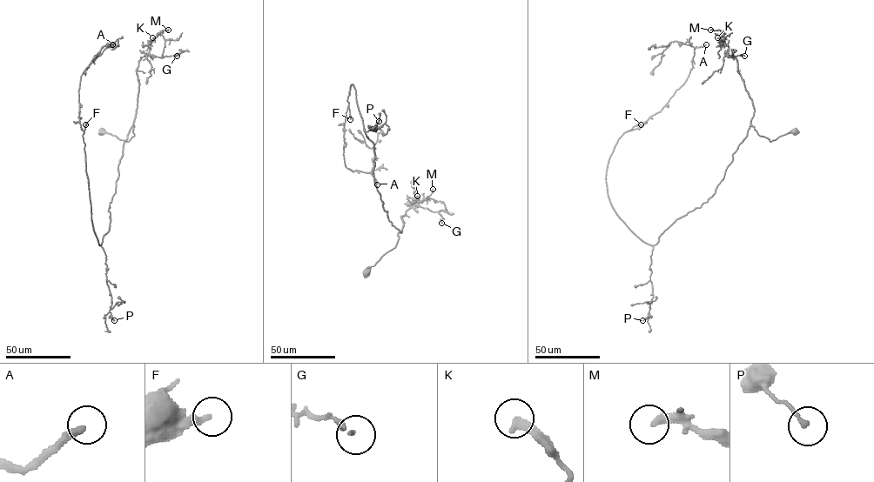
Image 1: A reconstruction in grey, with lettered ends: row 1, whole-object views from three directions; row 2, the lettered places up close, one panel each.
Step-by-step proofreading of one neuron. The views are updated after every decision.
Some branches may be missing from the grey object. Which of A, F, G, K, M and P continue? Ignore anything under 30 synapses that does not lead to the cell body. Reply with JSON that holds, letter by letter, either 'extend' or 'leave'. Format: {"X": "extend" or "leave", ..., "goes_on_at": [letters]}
{"A": "extend", "F": "leave", "G": "leave", "K": "leave", "M": "leave", "P": "leave", "goes_on_at": ["A"]}

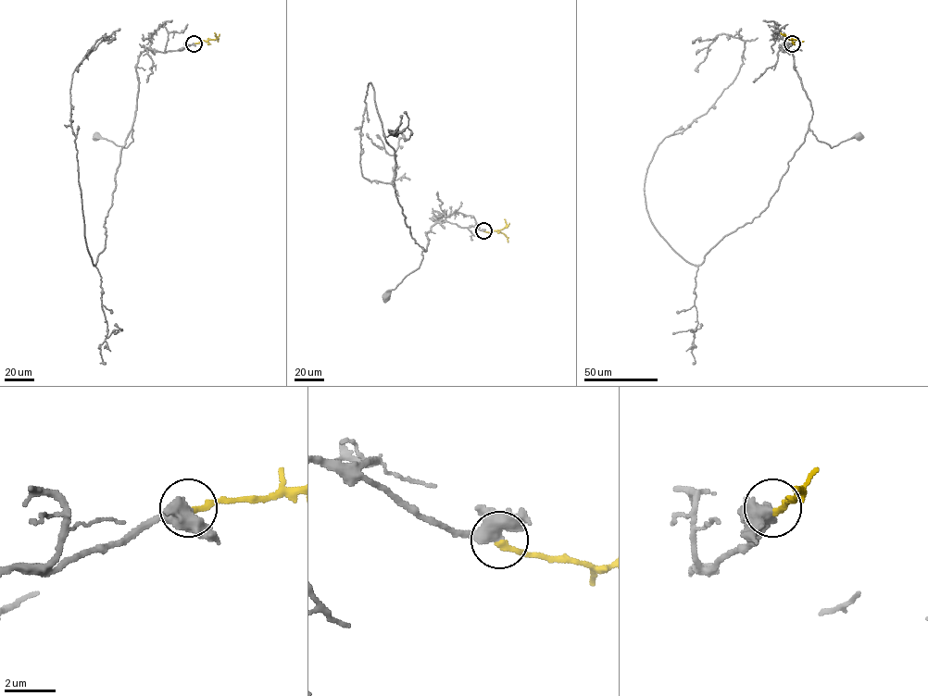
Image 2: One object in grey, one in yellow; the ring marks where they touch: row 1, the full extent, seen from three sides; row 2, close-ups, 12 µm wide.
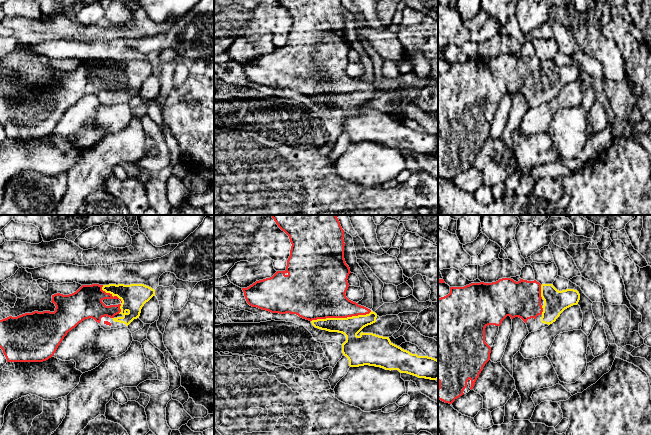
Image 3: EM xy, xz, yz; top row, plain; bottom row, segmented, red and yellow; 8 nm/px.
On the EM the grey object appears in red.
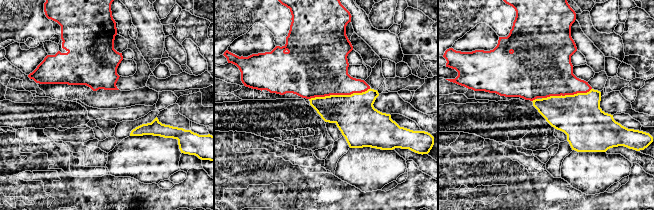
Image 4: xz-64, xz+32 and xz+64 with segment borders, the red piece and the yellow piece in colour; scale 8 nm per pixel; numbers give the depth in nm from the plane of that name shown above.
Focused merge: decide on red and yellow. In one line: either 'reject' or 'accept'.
accept

